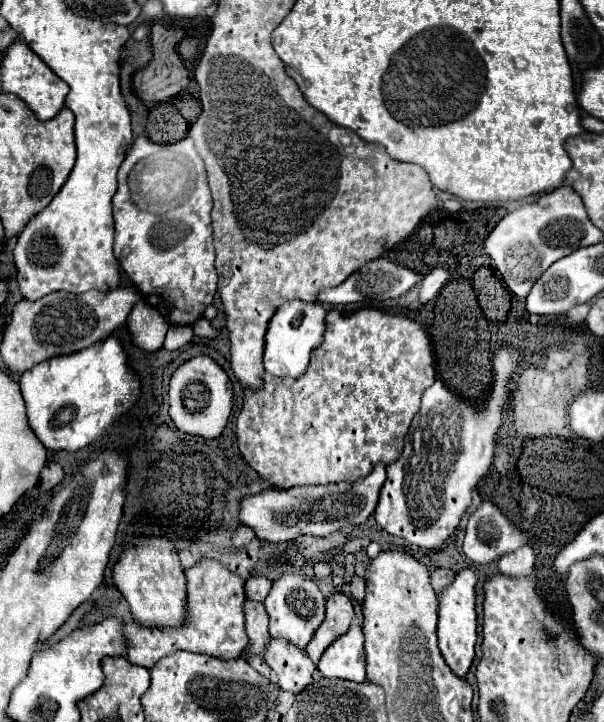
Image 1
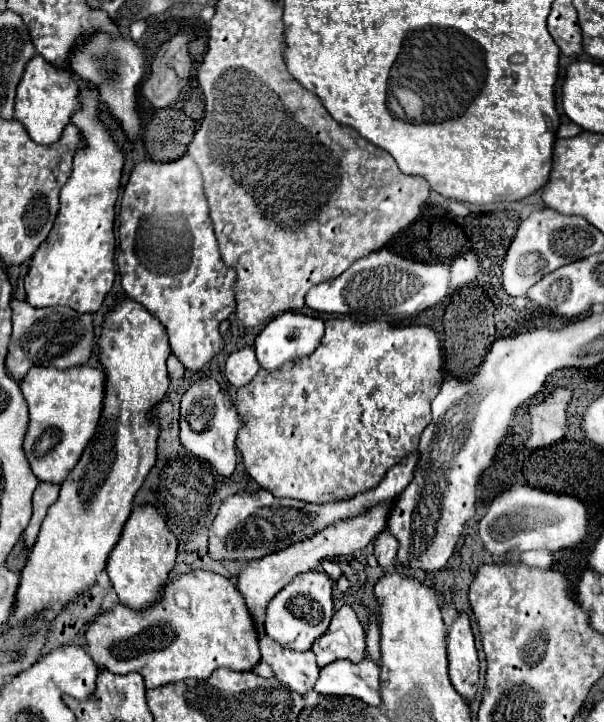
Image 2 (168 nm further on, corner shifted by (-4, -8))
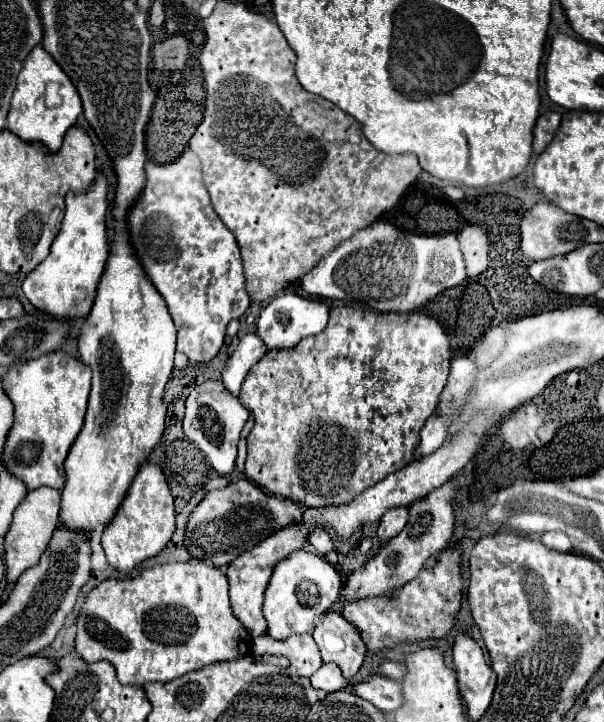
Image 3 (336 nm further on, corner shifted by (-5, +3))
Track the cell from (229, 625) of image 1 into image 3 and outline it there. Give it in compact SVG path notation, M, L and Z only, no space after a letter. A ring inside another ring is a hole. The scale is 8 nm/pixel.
M204 561L168 563L142 569L134 577L106 579L94 587L76 619L76 653L86 663L108 661L116 669L116 677L124 685L138 685L150 681L172 681L184 673L202 669L216 661L232 661L252 651L252 637L232 617L228 599L228 579L216 567Z

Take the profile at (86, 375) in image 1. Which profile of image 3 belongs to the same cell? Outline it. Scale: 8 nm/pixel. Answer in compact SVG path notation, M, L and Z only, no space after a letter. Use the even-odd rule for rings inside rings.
M64 351L16 363L2 375L2 389L14 405L14 423L4 443L2 461L10 475L24 481L28 491L44 485L52 489L64 487L64 461L84 423L90 377L88 365Z

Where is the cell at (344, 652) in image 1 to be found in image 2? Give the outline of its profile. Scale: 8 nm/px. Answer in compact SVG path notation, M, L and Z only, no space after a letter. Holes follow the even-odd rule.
M365 656L357 664L351 660L335 660L321 668L315 690L319 694L347 694L371 706L379 706L379 666L369 656Z

